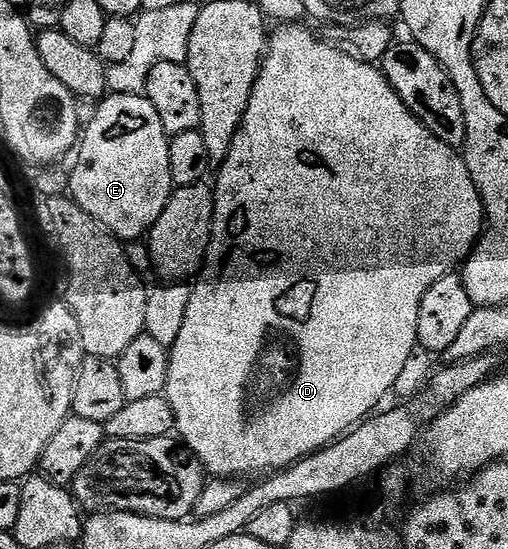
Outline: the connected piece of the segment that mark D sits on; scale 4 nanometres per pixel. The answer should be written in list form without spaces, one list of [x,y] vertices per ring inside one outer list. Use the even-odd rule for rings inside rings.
[[[291,23],[291,24],[287,24],[287,25],[286,25],[286,26],[285,26],[285,27],[282,27],[282,28],[279,28],[279,29],[282,29],[282,30],[280,30],[280,31],[279,31],[279,33],[278,33],[278,34],[276,34],[276,35],[275,35],[275,37],[274,37],[274,34],[273,34],[273,36],[271,36],[271,37],[270,37],[270,38],[269,38],[269,41],[268,41],[268,44],[267,44],[267,46],[266,46],[266,56],[265,56],[265,57],[263,57],[263,59],[262,59],[262,66],[261,66],[261,67],[260,67],[260,71],[259,71],[259,72],[258,72],[258,78],[257,78],[257,79],[256,79],[256,83],[255,83],[255,84],[254,84],[254,86],[253,86],[253,87],[252,87],[252,95],[251,95],[251,96],[250,96],[250,98],[249,98],[249,99],[248,99],[248,111],[244,111],[244,119],[243,119],[243,120],[242,120],[242,122],[241,122],[241,123],[240,123],[240,127],[239,127],[239,128],[238,128],[238,130],[237,130],[237,131],[236,131],[236,139],[232,139],[232,151],[228,151],[228,155],[227,155],[227,156],[226,156],[226,158],[225,158],[225,159],[224,159],[224,163],[223,163],[223,164],[222,164],[222,165],[220,165],[220,166],[217,166],[217,169],[216,169],[216,173],[218,173],[218,182],[216,182],[216,183],[215,183],[215,182],[213,182],[213,185],[212,185],[212,188],[213,188],[213,190],[214,190],[214,222],[213,222],[213,223],[212,223],[212,227],[211,227],[211,228],[210,228],[210,246],[209,246],[209,247],[208,247],[208,251],[207,251],[207,252],[206,252],[206,261],[205,261],[205,263],[203,263],[203,264],[202,264],[202,267],[201,267],[201,270],[200,270],[200,272],[199,272],[199,273],[198,273],[198,274],[197,274],[197,277],[196,277],[196,280],[195,280],[195,281],[194,281],[194,282],[193,282],[193,285],[192,285],[192,288],[191,288],[191,290],[190,290],[190,294],[191,294],[191,295],[192,295],[192,303],[188,303],[188,311],[187,311],[187,313],[185,313],[185,314],[184,314],[184,328],[182,328],[182,329],[181,329],[181,330],[180,330],[180,335],[179,335],[179,336],[178,336],[178,337],[177,337],[177,339],[176,339],[176,343],[175,343],[175,344],[174,344],[174,346],[173,346],[173,347],[172,347],[172,348],[171,348],[171,349],[170,349],[170,350],[168,350],[168,352],[169,352],[169,354],[170,354],[170,362],[169,362],[169,363],[168,363],[168,379],[167,379],[167,380],[166,380],[166,388],[165,388],[165,390],[164,390],[164,396],[165,396],[165,397],[166,397],[166,398],[167,398],[167,399],[168,399],[168,403],[169,403],[169,404],[170,404],[170,406],[171,406],[171,407],[172,407],[172,411],[173,411],[173,412],[174,412],[174,424],[175,424],[175,426],[176,426],[176,433],[177,433],[177,436],[178,436],[178,437],[179,437],[179,438],[181,438],[181,440],[182,440],[182,441],[183,441],[183,442],[184,442],[184,445],[185,445],[185,441],[184,441],[184,440],[186,440],[186,445],[185,445],[185,448],[186,448],[186,449],[187,449],[187,450],[189,450],[189,452],[191,452],[191,453],[193,453],[193,454],[194,454],[194,456],[195,456],[195,457],[197,457],[197,459],[198,459],[198,462],[200,462],[200,463],[201,463],[201,465],[202,465],[202,468],[203,468],[203,469],[205,469],[205,470],[206,470],[206,472],[207,472],[207,474],[209,474],[209,476],[210,476],[210,477],[211,477],[211,478],[216,478],[216,477],[224,477],[224,478],[227,478],[227,479],[247,479],[247,478],[246,478],[246,477],[250,477],[250,476],[252,476],[252,475],[253,475],[253,473],[262,473],[262,474],[258,474],[258,475],[269,475],[269,474],[271,474],[271,473],[273,473],[273,472],[275,472],[275,471],[279,471],[279,470],[281,470],[281,469],[286,469],[286,468],[288,468],[288,466],[290,466],[290,465],[294,465],[294,464],[296,464],[296,463],[297,463],[297,462],[298,462],[298,461],[299,461],[299,460],[300,460],[300,459],[304,459],[304,458],[305,458],[305,457],[307,457],[307,456],[308,456],[308,455],[312,455],[312,454],[313,454],[313,453],[315,453],[315,452],[316,452],[316,451],[320,451],[320,450],[321,450],[321,449],[322,449],[322,448],[323,448],[323,447],[325,447],[325,445],[331,445],[331,443],[332,443],[332,442],[334,442],[334,441],[336,441],[336,440],[338,440],[338,438],[339,438],[339,437],[343,437],[343,436],[344,436],[344,434],[345,434],[345,433],[349,433],[349,432],[350,432],[350,430],[351,430],[351,429],[353,429],[353,428],[354,428],[354,426],[355,426],[355,425],[361,425],[361,424],[362,424],[362,422],[363,422],[363,421],[365,421],[365,420],[366,420],[366,418],[367,418],[367,417],[369,417],[369,416],[371,416],[371,414],[373,414],[373,413],[374,413],[374,412],[375,412],[375,410],[377,410],[377,409],[378,409],[378,408],[379,408],[379,406],[381,406],[381,405],[378,405],[378,404],[380,404],[380,403],[381,403],[381,401],[382,401],[382,400],[384,400],[384,399],[385,399],[385,397],[386,397],[386,396],[388,396],[388,395],[389,395],[389,396],[391,396],[391,393],[392,393],[392,390],[393,390],[393,388],[394,388],[394,384],[395,384],[395,383],[396,383],[396,379],[400,379],[400,371],[404,371],[404,363],[408,363],[408,355],[412,355],[412,354],[413,354],[413,353],[414,353],[414,351],[415,351],[415,349],[417,349],[417,348],[419,348],[419,343],[418,343],[418,320],[419,320],[419,319],[420,319],[420,303],[421,303],[421,302],[422,302],[422,300],[423,300],[423,299],[424,299],[424,295],[425,295],[425,294],[426,294],[426,292],[427,292],[427,291],[428,291],[428,287],[432,287],[432,283],[436,283],[436,279],[440,279],[440,278],[441,278],[441,277],[442,277],[442,276],[443,276],[443,275],[444,275],[444,274],[446,274],[446,273],[453,273],[453,272],[455,272],[455,270],[457,270],[457,269],[458,269],[458,268],[459,268],[459,266],[461,266],[461,265],[462,265],[462,264],[463,264],[463,262],[465,262],[465,260],[466,260],[466,258],[467,258],[467,257],[469,257],[469,256],[470,256],[470,254],[471,254],[471,253],[473,253],[473,252],[474,252],[474,247],[475,247],[475,245],[477,245],[477,244],[478,244],[478,242],[479,242],[479,240],[480,240],[480,238],[481,238],[481,236],[482,236],[482,234],[483,234],[483,232],[484,232],[484,210],[483,210],[483,208],[482,208],[482,200],[481,200],[481,199],[480,199],[480,195],[479,195],[479,194],[478,194],[478,192],[477,192],[477,191],[476,191],[476,183],[472,183],[472,175],[471,175],[471,174],[470,174],[470,172],[469,172],[469,171],[468,171],[468,167],[467,167],[467,166],[466,166],[466,158],[465,158],[465,156],[463,156],[463,154],[462,154],[462,153],[461,153],[461,152],[459,152],[459,150],[458,150],[458,149],[457,149],[457,148],[455,148],[455,146],[453,146],[453,145],[449,145],[449,144],[448,144],[448,143],[444,143],[444,142],[443,142],[443,141],[441,141],[441,140],[440,140],[440,139],[436,139],[436,135],[432,135],[432,131],[428,131],[428,127],[424,127],[424,123],[420,123],[420,119],[416,119],[416,115],[412,115],[412,111],[408,111],[408,107],[404,107],[404,99],[400,99],[400,95],[396,95],[396,91],[395,91],[395,90],[394,90],[394,88],[392,88],[392,87],[391,87],[391,85],[390,85],[390,84],[389,84],[389,83],[388,83],[388,79],[387,79],[387,78],[386,78],[386,76],[385,76],[385,75],[383,75],[383,74],[382,74],[382,70],[381,70],[381,68],[379,68],[379,66],[378,66],[378,65],[377,65],[377,64],[374,64],[374,63],[371,63],[371,62],[369,62],[369,61],[359,61],[359,60],[358,60],[358,58],[356,58],[356,57],[350,57],[350,56],[349,56],[349,55],[348,55],[348,54],[347,54],[347,53],[342,53],[342,52],[341,52],[341,51],[339,51],[339,49],[336,49],[336,48],[334,48],[334,46],[333,46],[333,45],[330,45],[330,44],[329,44],[329,43],[328,43],[328,42],[326,42],[326,41],[324,41],[324,40],[322,40],[322,38],[321,38],[321,36],[319,36],[319,34],[318,34],[318,33],[317,33],[317,32],[315,32],[315,33],[313,33],[313,31],[312,31],[312,30],[310,30],[310,29],[305,29],[305,27],[304,27],[304,26],[305,26],[305,24],[302,24],[302,23]]]

